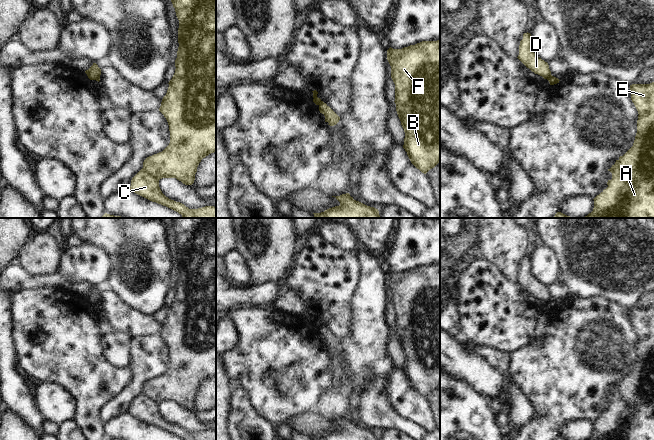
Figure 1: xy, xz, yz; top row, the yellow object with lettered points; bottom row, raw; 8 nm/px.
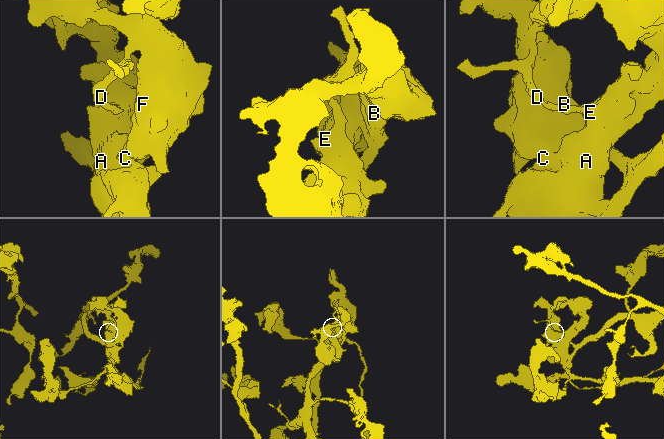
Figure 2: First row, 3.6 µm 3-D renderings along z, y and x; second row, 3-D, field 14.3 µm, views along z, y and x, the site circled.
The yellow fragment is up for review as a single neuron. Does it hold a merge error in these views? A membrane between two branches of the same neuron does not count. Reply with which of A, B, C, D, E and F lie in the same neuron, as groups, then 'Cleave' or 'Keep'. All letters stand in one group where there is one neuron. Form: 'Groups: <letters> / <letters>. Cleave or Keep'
Groups: A C E / B D F. Cleave.

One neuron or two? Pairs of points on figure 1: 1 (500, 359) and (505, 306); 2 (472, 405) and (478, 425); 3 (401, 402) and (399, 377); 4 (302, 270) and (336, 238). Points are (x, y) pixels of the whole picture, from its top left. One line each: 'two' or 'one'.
1: two
2: one
3: one
4: two

